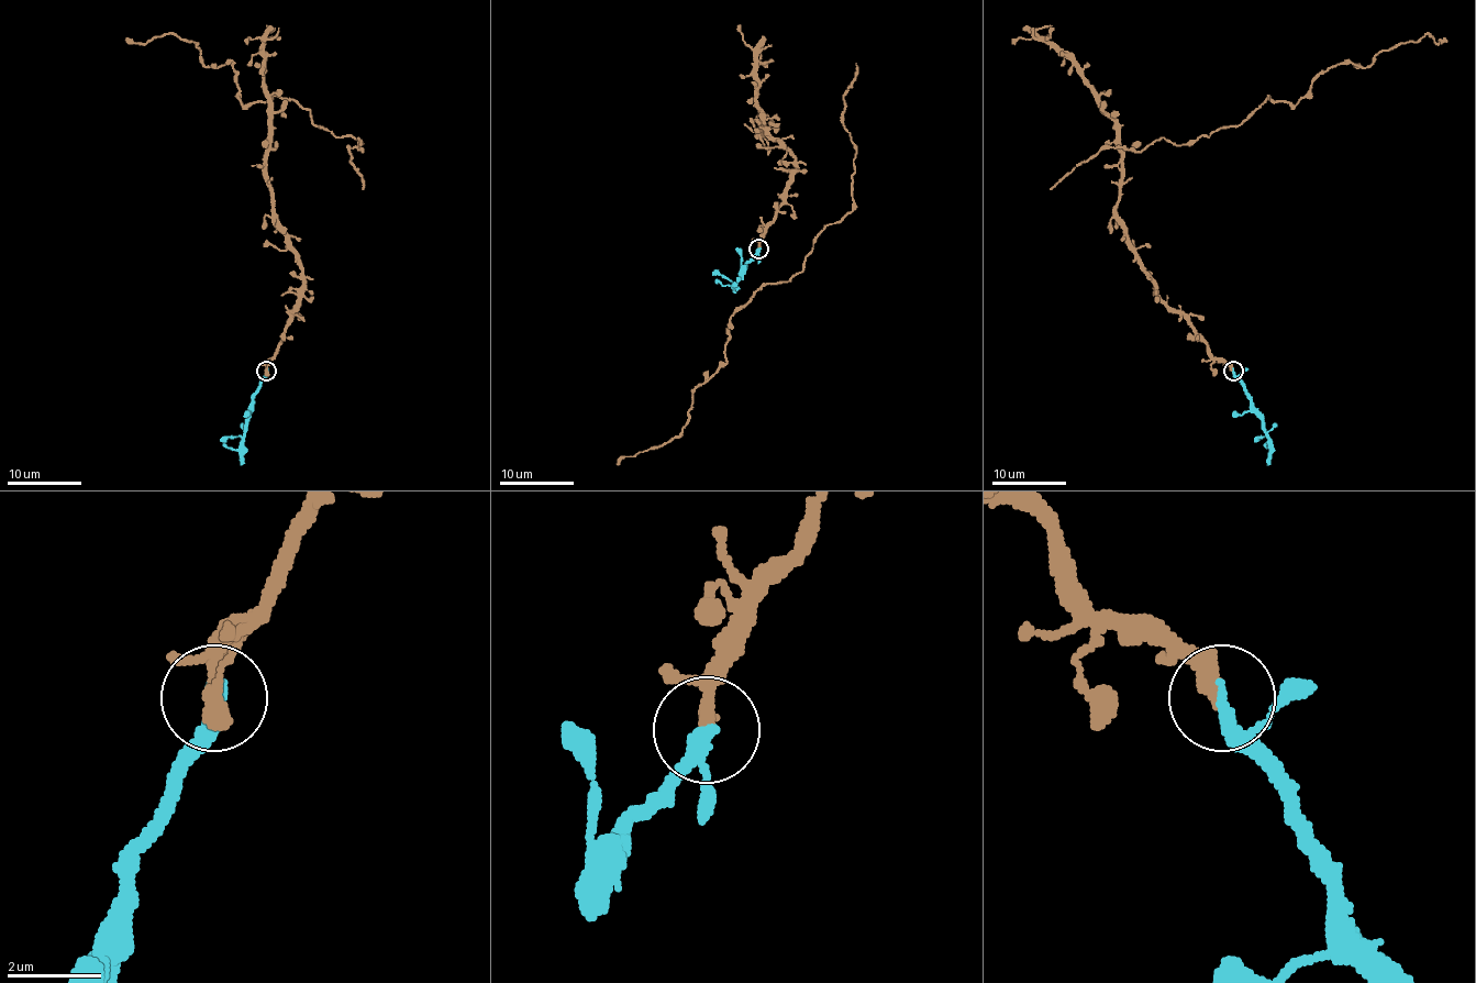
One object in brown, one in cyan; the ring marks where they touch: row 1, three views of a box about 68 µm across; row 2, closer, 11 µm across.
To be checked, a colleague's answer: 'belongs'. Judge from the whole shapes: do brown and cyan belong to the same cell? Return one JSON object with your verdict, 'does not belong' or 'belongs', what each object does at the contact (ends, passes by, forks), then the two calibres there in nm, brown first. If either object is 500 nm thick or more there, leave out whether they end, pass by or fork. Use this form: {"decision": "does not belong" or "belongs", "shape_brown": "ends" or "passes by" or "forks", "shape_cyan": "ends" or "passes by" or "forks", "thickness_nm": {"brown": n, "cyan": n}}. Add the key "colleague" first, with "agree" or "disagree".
{"colleague": "agree", "decision": "belongs", "shape_brown": "ends", "shape_cyan": "passes by", "thickness_nm": {"brown": 360, "cyan": 240}}

